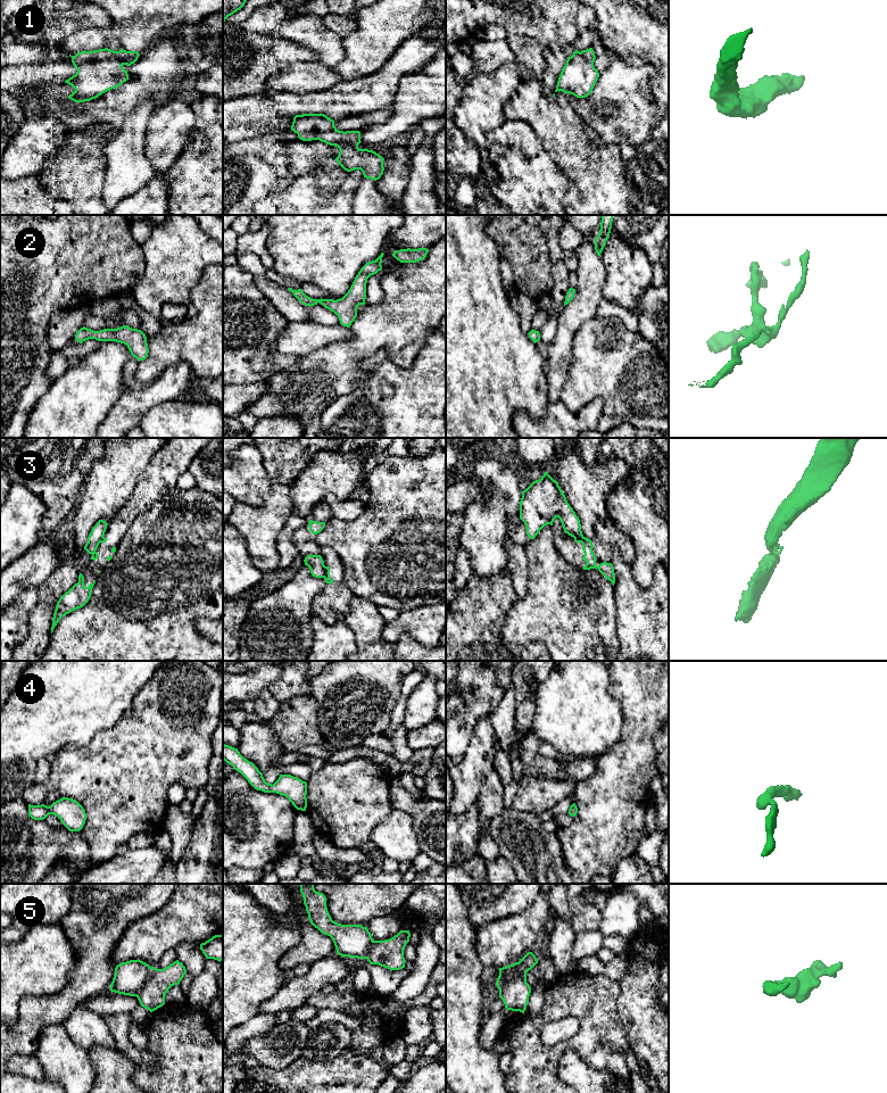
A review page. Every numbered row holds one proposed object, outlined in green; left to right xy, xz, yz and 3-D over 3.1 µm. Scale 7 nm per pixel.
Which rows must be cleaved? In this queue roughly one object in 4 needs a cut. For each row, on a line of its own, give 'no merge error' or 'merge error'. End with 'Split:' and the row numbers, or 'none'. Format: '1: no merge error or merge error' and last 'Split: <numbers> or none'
1: no merge error
2: no merge error
3: merge error
4: no merge error
5: no merge error
Split: 3

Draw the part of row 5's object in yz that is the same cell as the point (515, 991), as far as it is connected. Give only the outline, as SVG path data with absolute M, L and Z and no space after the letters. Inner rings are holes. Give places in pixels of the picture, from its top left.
M528 952L519 962L499 968L496 986L507 1010L524 1013L531 993L531 987L527 983L527 972L537 963L536 955Z

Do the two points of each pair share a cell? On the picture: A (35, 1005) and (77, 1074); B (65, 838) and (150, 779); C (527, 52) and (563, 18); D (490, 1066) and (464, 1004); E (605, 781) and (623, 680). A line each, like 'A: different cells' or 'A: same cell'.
A: different cells
B: different cells
C: same cell
D: same cell
E: same cell

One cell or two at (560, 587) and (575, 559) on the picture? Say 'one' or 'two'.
two

